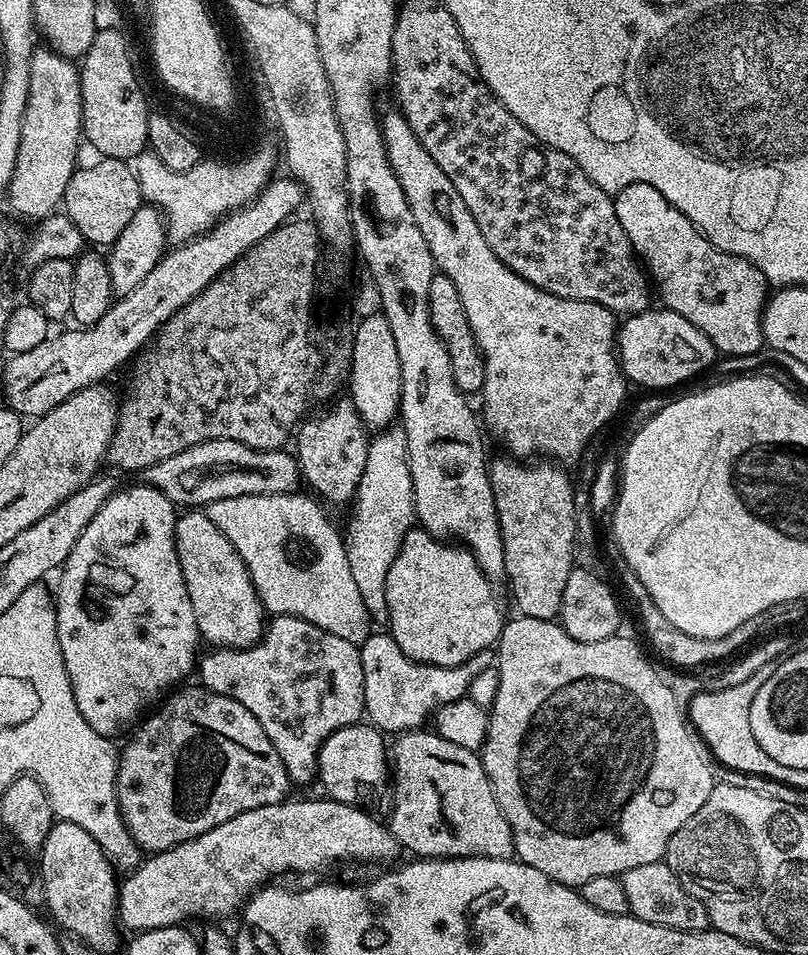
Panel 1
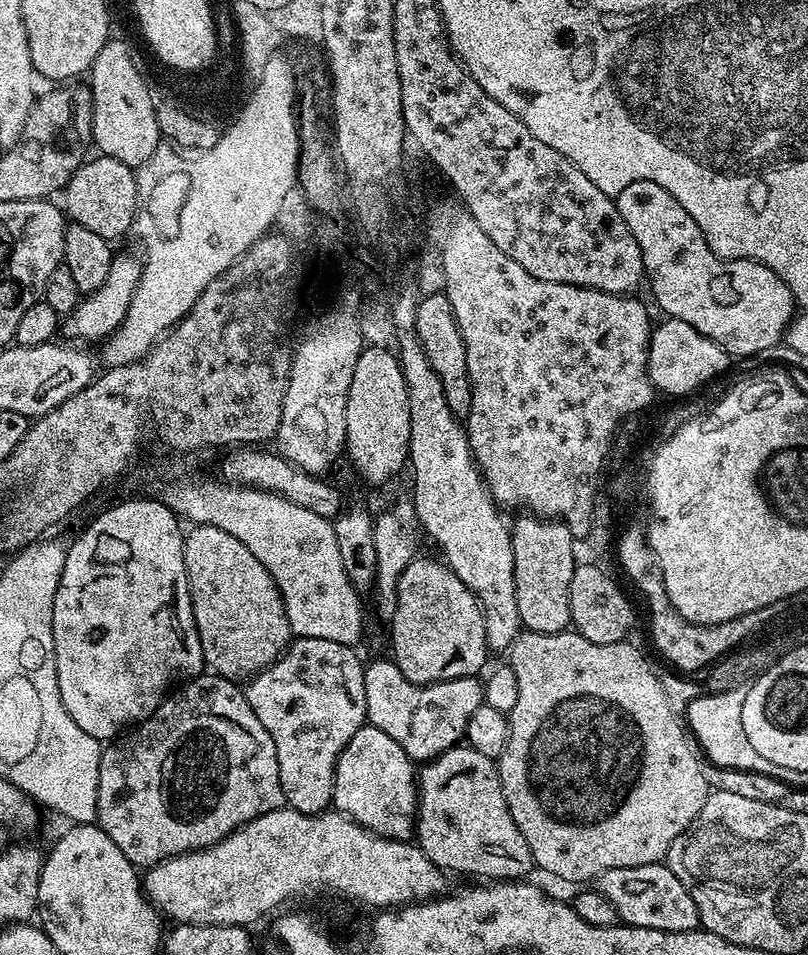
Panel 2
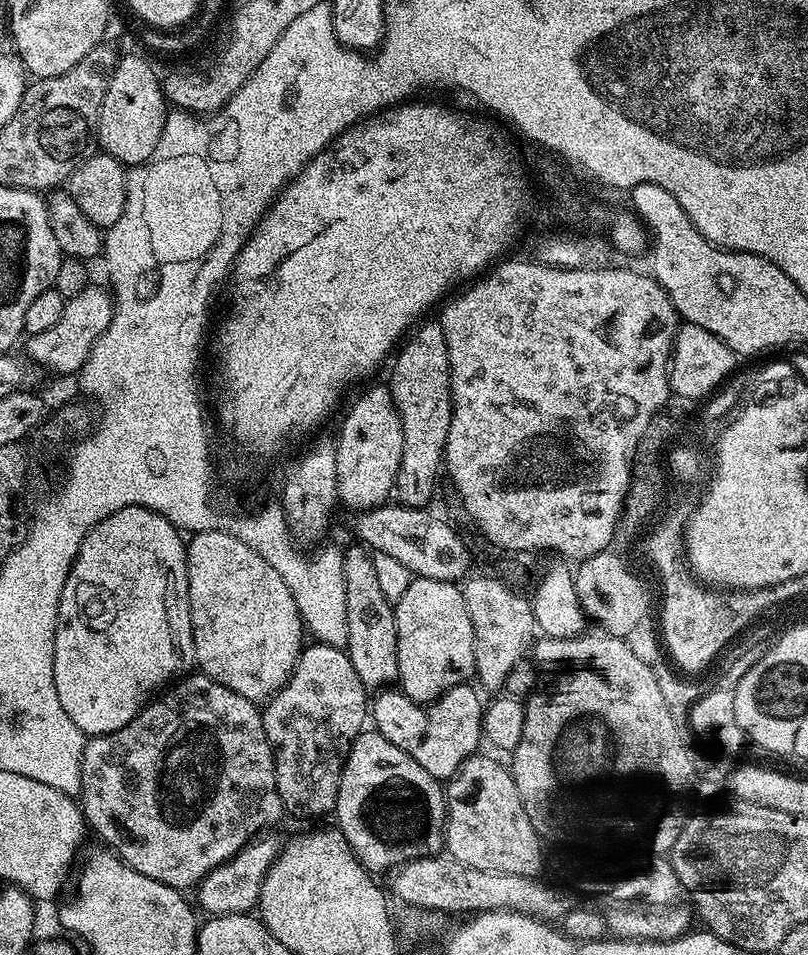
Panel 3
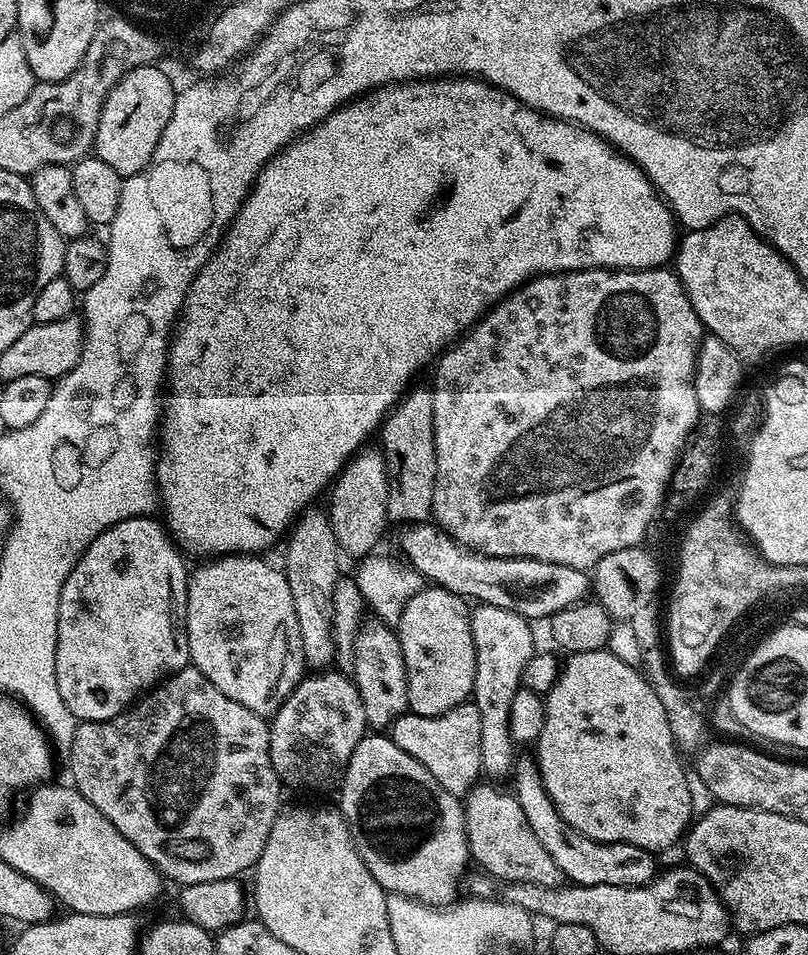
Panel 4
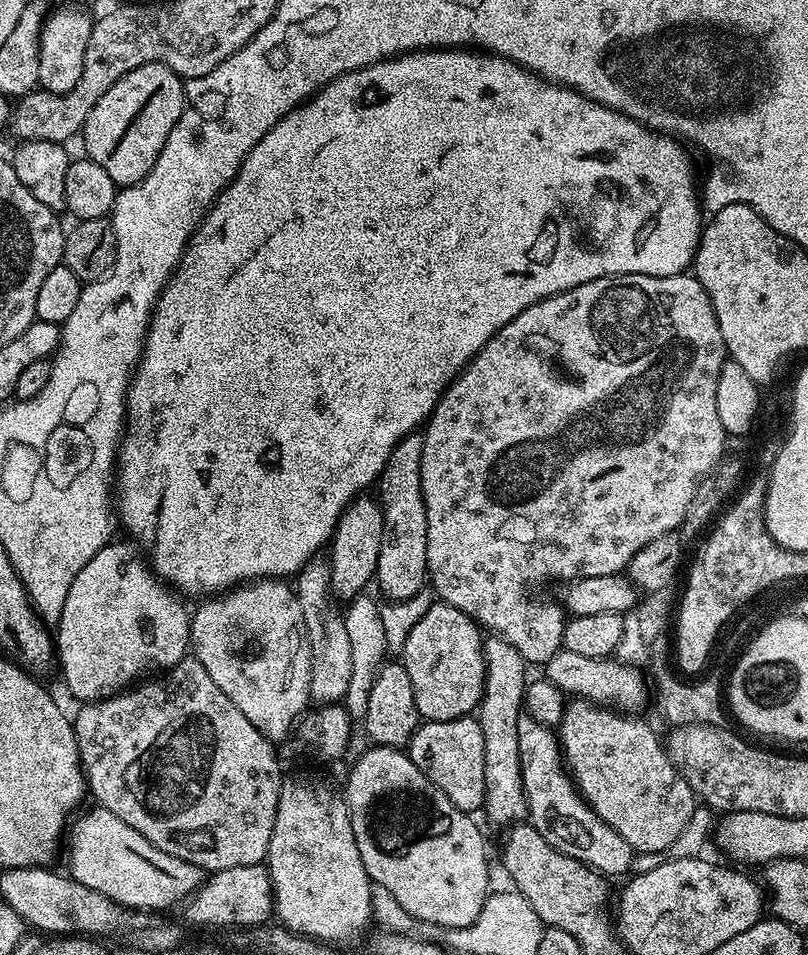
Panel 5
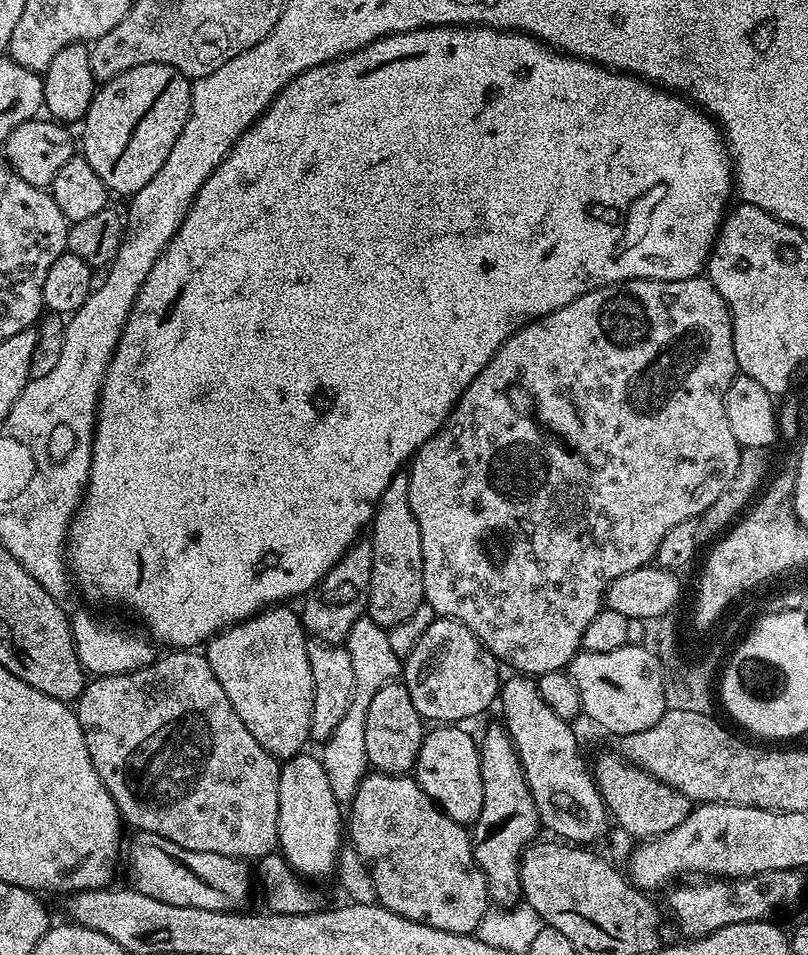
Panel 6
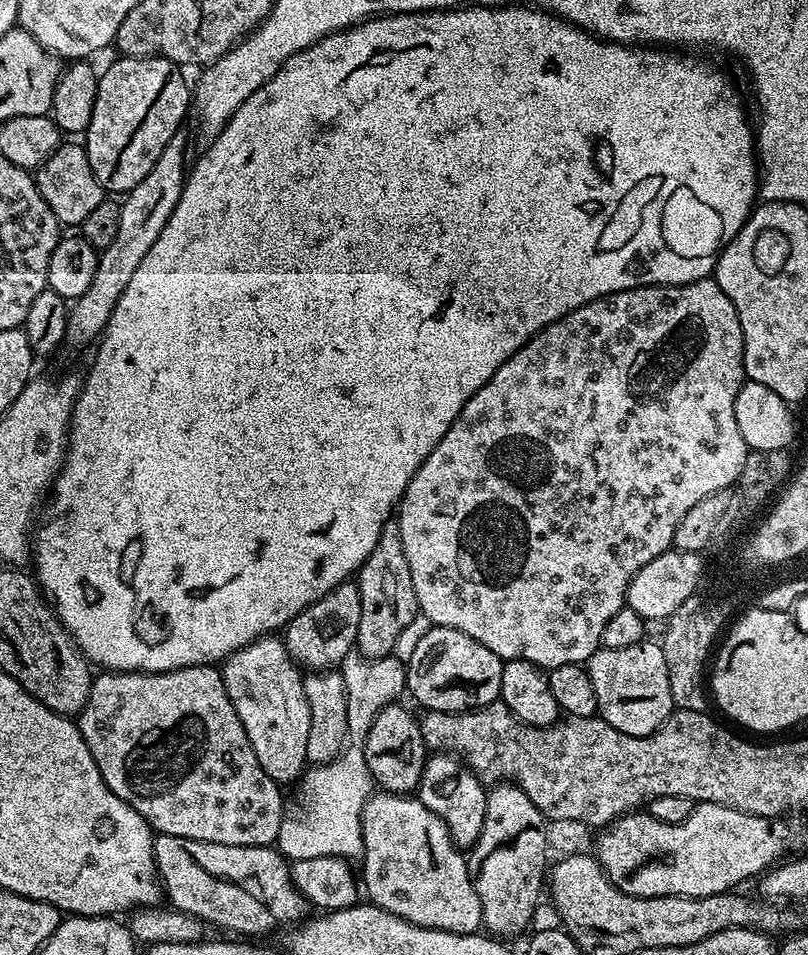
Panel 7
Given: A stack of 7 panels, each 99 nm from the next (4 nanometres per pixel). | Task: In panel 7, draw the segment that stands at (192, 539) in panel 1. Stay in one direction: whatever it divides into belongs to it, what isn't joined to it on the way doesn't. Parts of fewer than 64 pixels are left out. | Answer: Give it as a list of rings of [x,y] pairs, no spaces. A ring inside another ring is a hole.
[[[273,634],[263,636],[257,640],[250,641],[242,650],[238,650],[233,656],[229,656],[222,664],[222,675],[224,677],[224,685],[226,686],[226,694],[230,694],[230,702],[234,702],[234,710],[238,710],[238,718],[242,722],[242,730],[246,730],[246,738],[250,738],[250,746],[254,746],[254,754],[261,764],[262,770],[266,770],[266,774],[270,774],[270,778],[274,778],[276,783],[281,786],[287,786],[288,783],[299,781],[300,777],[306,771],[308,759],[306,758],[306,738],[310,738],[310,702],[306,702],[306,690],[304,689],[304,676],[301,669],[292,661],[290,654],[283,639],[279,635]]]

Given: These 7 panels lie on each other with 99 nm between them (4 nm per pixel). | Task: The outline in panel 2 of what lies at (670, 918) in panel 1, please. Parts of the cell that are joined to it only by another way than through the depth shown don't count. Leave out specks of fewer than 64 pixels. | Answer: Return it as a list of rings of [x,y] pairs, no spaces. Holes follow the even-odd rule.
[[[667,863],[626,866],[614,872],[602,872],[594,888],[610,898],[617,917],[629,928],[649,928],[663,932],[694,932],[700,928],[700,915],[694,898],[690,898],[686,886],[682,886]]]

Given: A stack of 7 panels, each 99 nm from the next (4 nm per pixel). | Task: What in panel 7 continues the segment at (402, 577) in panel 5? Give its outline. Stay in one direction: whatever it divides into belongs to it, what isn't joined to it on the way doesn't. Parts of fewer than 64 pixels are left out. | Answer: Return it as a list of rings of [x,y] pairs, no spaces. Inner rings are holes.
[[[389,522],[384,525],[384,532],[378,538],[374,550],[370,550],[370,558],[366,558],[366,562],[360,567],[358,583],[362,594],[362,619],[358,622],[356,648],[372,660],[390,656],[394,650],[394,642],[398,642],[398,634],[402,634],[402,630],[406,630],[407,624],[418,614],[410,566],[406,562],[406,550],[402,550],[399,523]]]

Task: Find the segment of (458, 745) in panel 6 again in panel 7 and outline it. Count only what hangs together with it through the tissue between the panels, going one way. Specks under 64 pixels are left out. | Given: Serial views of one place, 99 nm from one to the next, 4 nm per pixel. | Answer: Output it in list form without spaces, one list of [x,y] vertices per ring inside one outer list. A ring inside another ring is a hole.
[[[432,754],[424,762],[418,798],[426,810],[438,814],[450,830],[450,838],[461,850],[470,850],[478,842],[478,834],[482,834],[482,822],[486,822],[485,785],[475,776],[463,760],[451,754]]]

